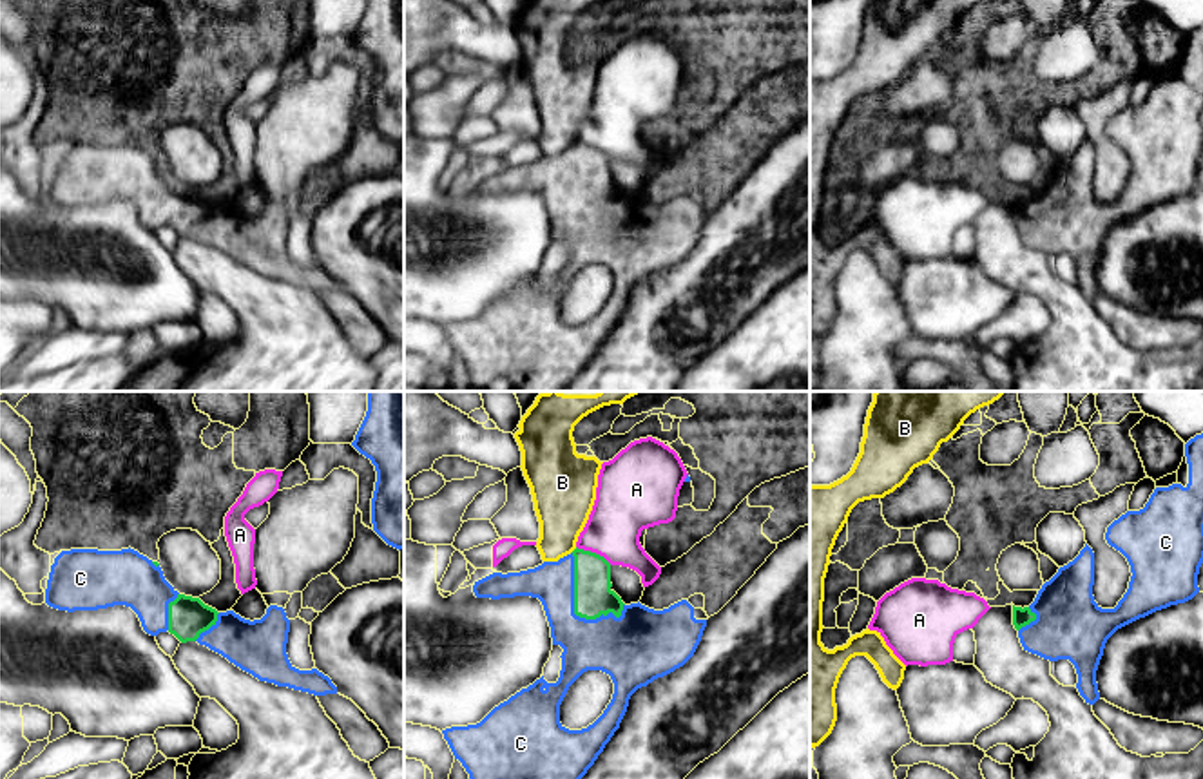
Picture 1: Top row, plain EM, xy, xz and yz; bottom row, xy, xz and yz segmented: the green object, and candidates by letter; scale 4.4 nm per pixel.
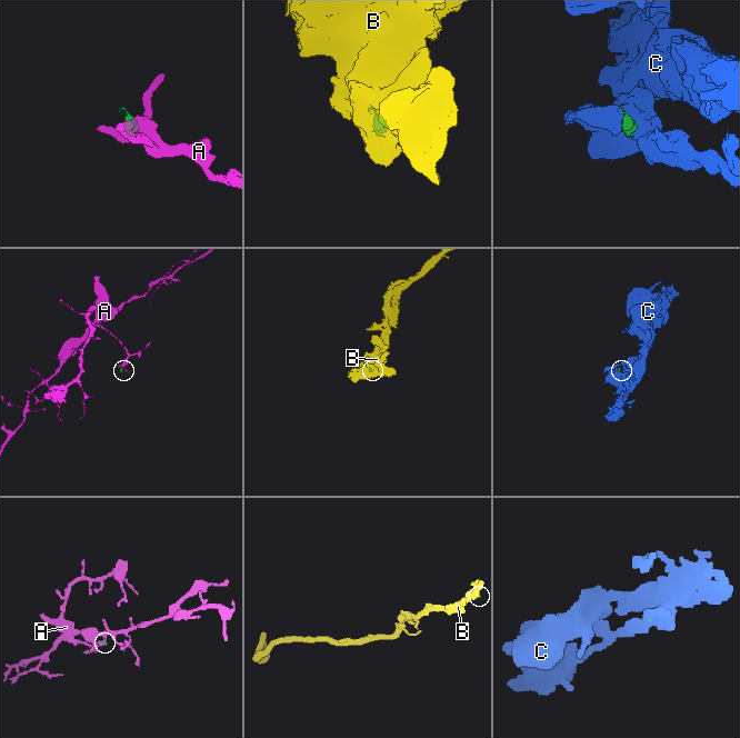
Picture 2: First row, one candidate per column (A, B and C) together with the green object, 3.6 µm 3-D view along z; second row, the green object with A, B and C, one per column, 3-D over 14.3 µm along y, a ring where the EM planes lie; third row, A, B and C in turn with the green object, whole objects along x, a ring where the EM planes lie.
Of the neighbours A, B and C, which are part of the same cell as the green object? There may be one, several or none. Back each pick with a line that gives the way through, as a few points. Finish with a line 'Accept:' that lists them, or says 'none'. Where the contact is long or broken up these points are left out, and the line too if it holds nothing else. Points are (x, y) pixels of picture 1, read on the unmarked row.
Accept: C

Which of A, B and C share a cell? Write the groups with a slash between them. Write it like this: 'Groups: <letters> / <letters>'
Groups: A / B / C

